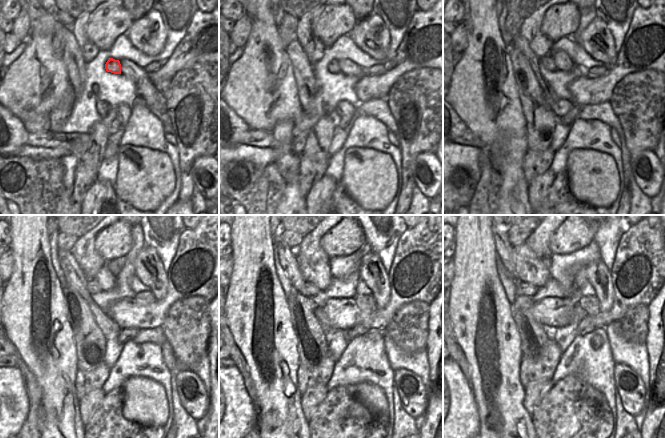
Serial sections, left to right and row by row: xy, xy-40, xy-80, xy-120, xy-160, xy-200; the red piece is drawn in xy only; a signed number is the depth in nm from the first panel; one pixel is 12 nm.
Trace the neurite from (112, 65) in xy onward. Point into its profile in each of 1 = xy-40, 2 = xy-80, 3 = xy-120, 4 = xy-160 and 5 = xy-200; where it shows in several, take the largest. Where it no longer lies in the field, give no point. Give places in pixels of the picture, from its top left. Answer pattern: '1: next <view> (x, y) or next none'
1: next xy-40 (333, 66)
2: next xy-80 (547, 61)
3: next xy-120 (93, 287)
4: next xy-160 (309, 290)
5: next xy-200 (522, 289)

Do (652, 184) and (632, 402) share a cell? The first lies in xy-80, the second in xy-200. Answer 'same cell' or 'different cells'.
same cell

